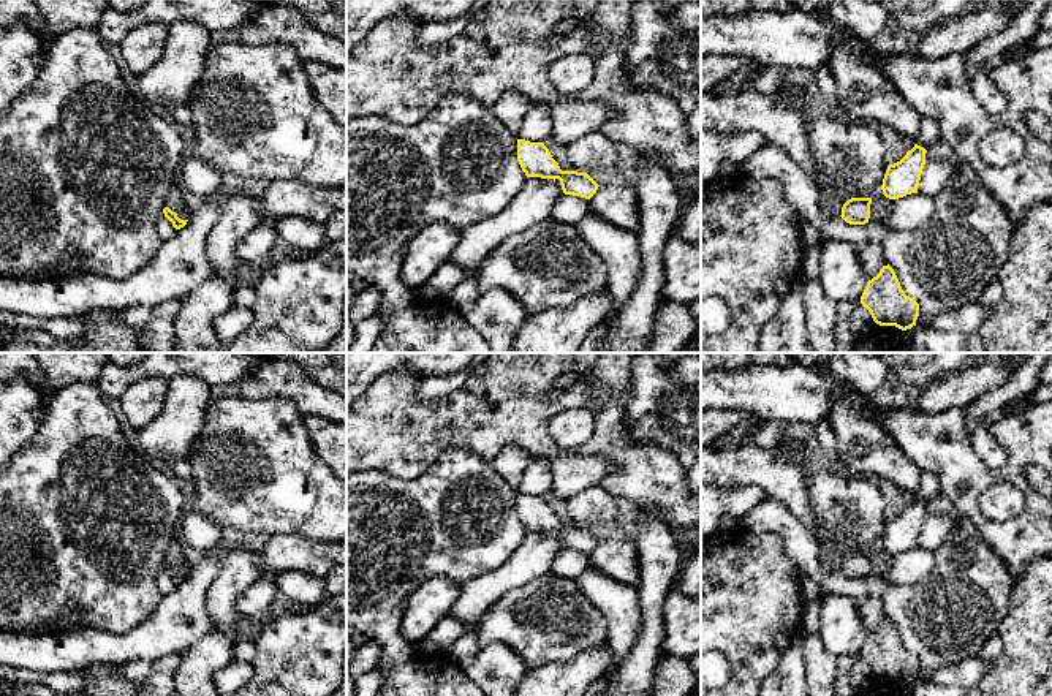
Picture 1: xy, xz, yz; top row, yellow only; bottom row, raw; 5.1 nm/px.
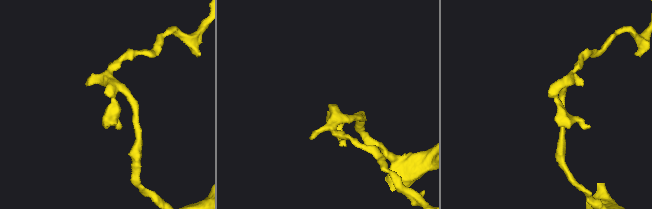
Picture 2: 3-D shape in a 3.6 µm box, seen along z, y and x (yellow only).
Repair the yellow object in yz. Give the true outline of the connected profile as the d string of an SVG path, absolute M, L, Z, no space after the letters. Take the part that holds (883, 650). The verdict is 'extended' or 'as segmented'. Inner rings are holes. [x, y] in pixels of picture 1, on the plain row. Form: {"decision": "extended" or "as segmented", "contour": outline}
{"decision": "as segmented", "contour": "M883 620L880 628L867 636L861 658L880 680L895 680L902 685L916 680L919 658L905 649L894 623Z"}

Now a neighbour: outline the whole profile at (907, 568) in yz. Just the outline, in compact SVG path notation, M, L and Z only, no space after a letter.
M911 547L894 554L886 579L892 585L914 585L933 568L933 552L924 547Z

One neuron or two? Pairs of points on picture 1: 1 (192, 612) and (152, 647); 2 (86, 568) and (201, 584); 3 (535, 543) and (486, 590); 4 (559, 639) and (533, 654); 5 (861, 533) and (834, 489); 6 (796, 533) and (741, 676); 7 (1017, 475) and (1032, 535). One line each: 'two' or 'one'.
1: one
2: two
3: one
4: one
5: one
6: two
7: one

